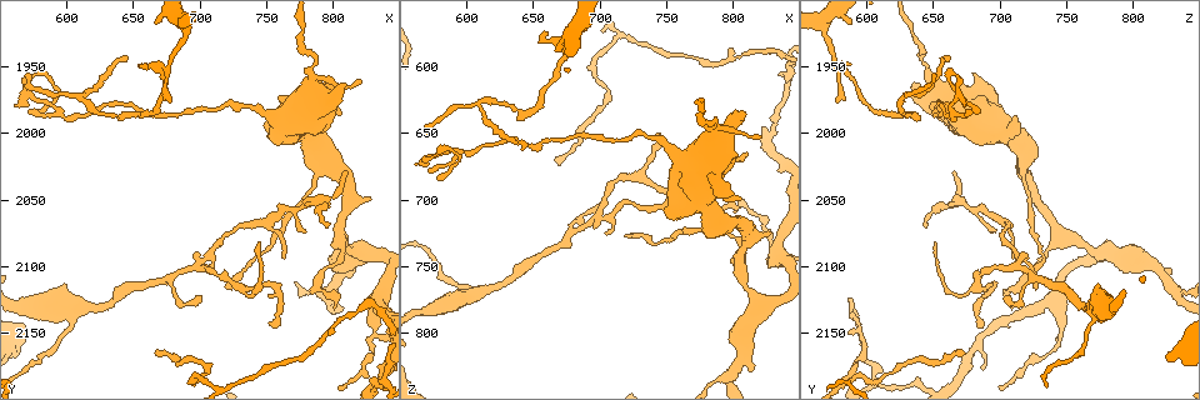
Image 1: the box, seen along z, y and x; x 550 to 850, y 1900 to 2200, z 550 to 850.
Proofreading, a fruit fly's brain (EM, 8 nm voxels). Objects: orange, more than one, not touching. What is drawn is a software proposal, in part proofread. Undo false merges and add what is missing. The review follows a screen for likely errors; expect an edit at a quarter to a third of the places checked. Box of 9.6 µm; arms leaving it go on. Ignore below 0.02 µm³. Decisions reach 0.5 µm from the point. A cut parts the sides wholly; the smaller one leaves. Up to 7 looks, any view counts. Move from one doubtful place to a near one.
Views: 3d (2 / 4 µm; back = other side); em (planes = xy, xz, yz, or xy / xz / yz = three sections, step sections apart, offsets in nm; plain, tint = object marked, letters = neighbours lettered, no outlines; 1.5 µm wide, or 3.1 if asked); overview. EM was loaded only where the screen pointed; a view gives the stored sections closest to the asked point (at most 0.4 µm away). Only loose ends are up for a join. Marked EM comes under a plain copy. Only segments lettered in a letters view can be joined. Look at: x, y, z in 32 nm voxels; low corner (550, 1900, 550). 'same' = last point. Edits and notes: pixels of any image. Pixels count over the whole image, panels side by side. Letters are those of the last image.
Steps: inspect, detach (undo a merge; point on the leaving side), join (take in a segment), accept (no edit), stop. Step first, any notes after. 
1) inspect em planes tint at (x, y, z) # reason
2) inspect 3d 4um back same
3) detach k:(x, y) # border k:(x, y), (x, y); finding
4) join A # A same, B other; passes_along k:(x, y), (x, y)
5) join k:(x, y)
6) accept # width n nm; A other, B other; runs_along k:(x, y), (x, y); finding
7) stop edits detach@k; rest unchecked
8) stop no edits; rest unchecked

inspect em yz step 8 tint at (812, 2030, 664) # thin end

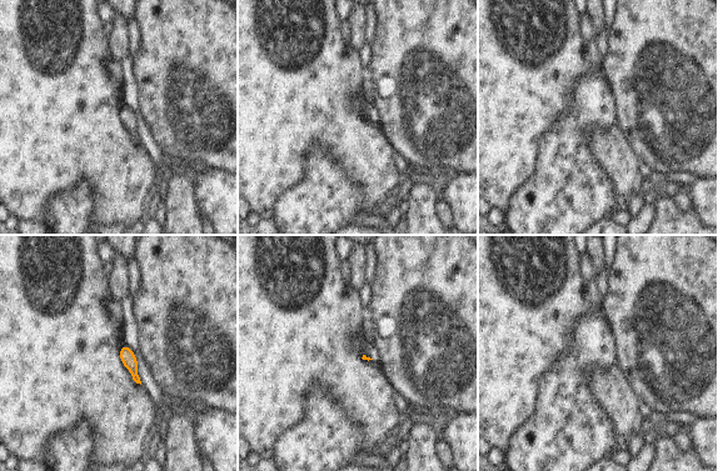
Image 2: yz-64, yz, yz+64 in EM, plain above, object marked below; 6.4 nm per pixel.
inspect em planes letters same

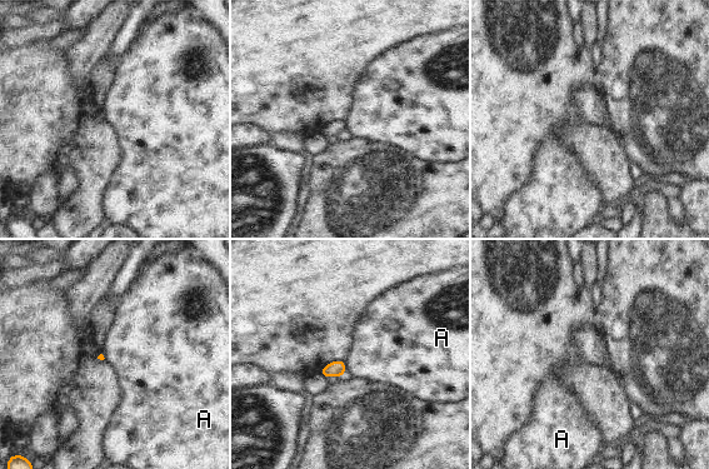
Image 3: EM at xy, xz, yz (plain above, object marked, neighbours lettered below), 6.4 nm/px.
accept # A other; border 3:(344, 360), (345, 374); none of them fits

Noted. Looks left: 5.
inspect 3d 4um at (746, 2078, 652) # thin end

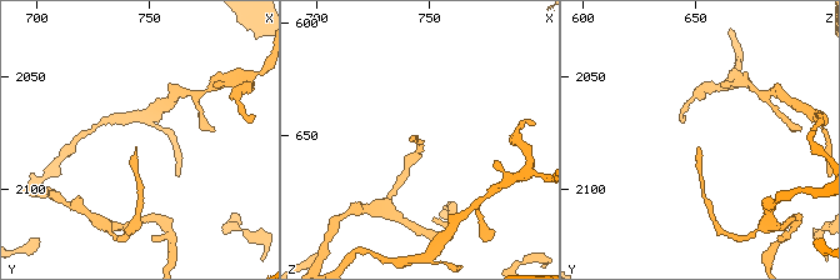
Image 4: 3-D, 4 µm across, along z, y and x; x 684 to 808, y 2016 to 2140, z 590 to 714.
inspect em planes letters at (745, 2082, 651)

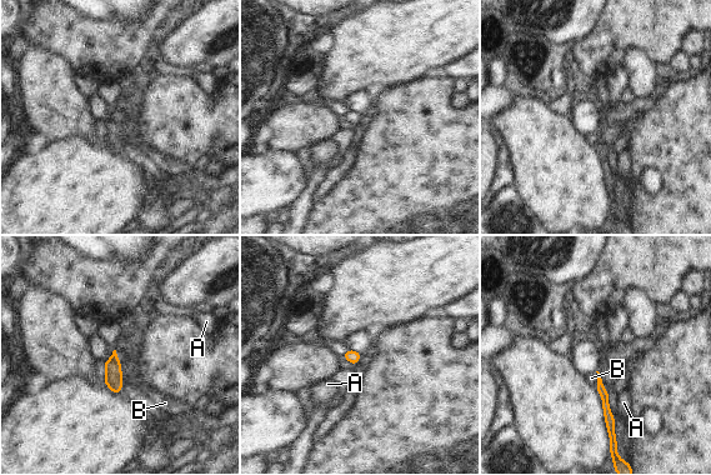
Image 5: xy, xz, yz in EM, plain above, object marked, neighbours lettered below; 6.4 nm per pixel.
accept # A other, B other; no lettered segment goes on from it

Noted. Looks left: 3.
inspect 3d 4um at (796, 2120, 830) # sudden change in width

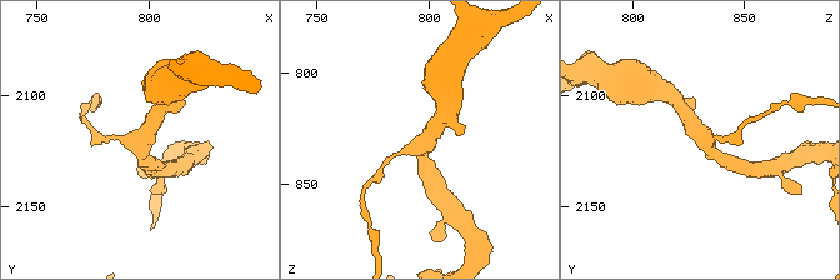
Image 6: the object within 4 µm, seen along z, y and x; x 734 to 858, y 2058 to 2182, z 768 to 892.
inspect em planes letters at (797, 2119, 833)

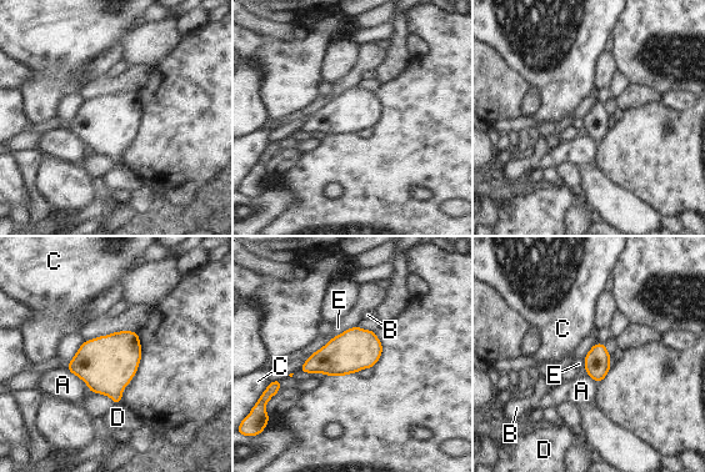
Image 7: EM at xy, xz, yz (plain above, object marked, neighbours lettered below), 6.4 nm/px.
accept # width 280 nm; A other, B other, C other, D other, E other; border 7:(355, 325), (331, 337), (310, 356); continuous, no second cell

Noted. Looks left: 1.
stop no edits; rest unchecked

